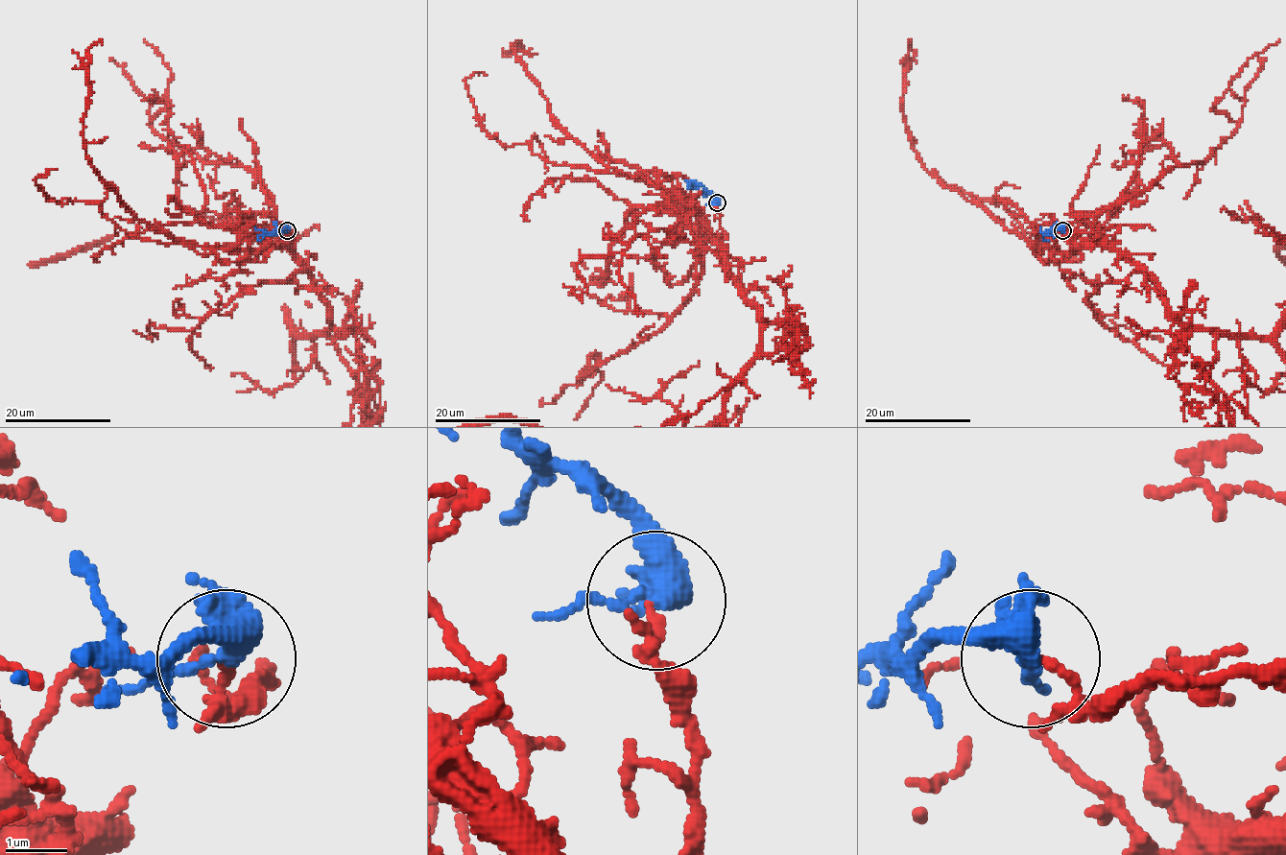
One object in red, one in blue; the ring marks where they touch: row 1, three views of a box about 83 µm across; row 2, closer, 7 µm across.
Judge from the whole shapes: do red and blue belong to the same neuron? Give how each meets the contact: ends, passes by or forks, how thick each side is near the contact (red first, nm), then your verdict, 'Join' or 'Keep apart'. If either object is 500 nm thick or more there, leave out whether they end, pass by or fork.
At the ring red ends. At the ring blue forks. Thickness 150 nm (red) against 340 nm. Join

